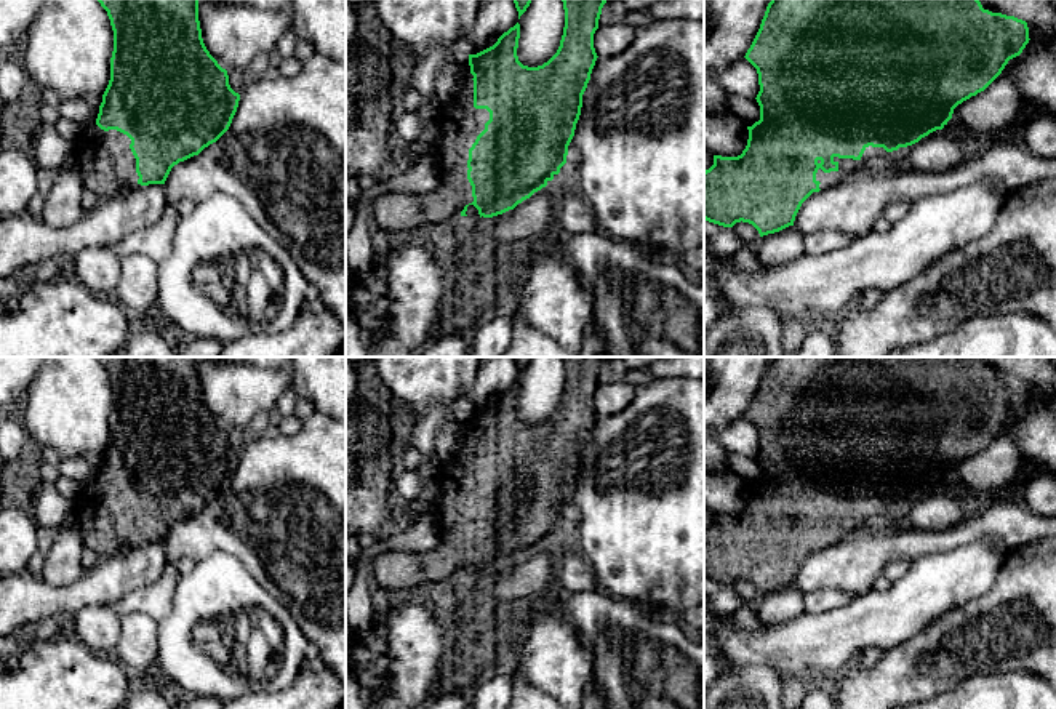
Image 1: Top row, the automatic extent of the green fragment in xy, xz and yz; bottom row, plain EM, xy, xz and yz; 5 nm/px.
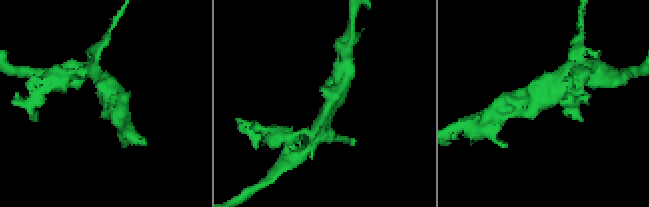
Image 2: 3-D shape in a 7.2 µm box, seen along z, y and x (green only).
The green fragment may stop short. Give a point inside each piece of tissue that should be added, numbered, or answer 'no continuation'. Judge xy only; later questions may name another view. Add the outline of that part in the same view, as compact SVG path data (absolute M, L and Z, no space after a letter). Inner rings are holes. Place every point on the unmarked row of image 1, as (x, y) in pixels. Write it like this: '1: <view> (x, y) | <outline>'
1: xy (108, 525) | M96 483L88 506L75 512L83 546L99 557L112 557L142 546L138 541L136 517L130 503L126 493L117 488L104 490Z

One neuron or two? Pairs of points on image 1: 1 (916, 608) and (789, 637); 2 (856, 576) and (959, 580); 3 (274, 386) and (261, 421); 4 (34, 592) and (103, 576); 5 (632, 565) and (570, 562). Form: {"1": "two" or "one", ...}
{"1": "one", "2": "two", "3": "two", "4": "one", "5": "two"}

